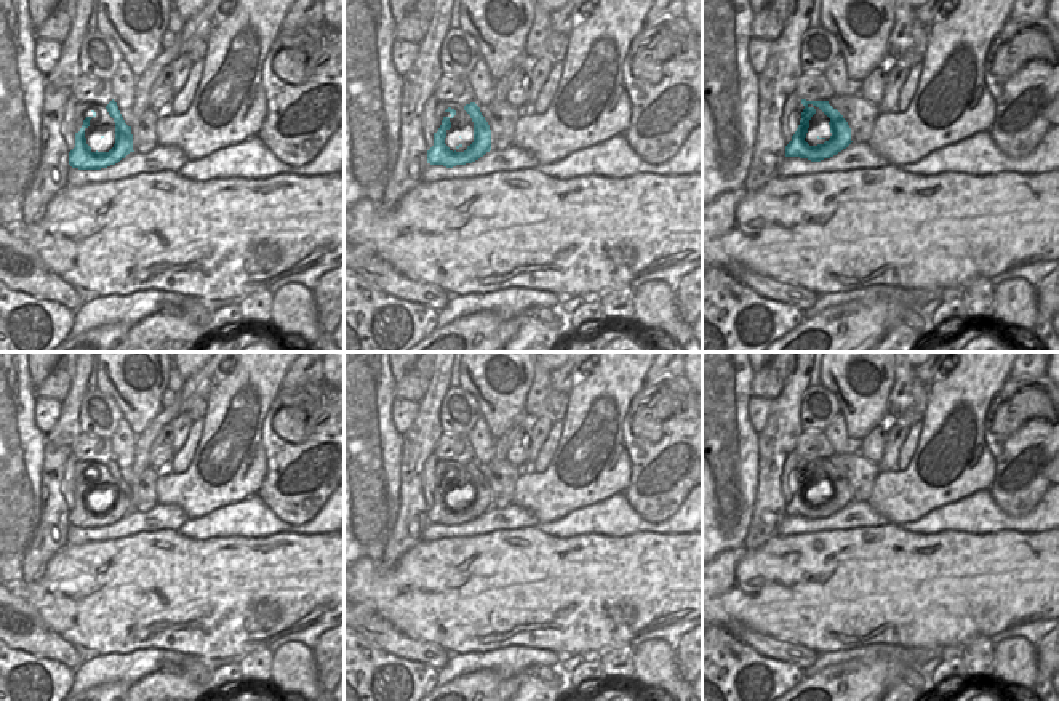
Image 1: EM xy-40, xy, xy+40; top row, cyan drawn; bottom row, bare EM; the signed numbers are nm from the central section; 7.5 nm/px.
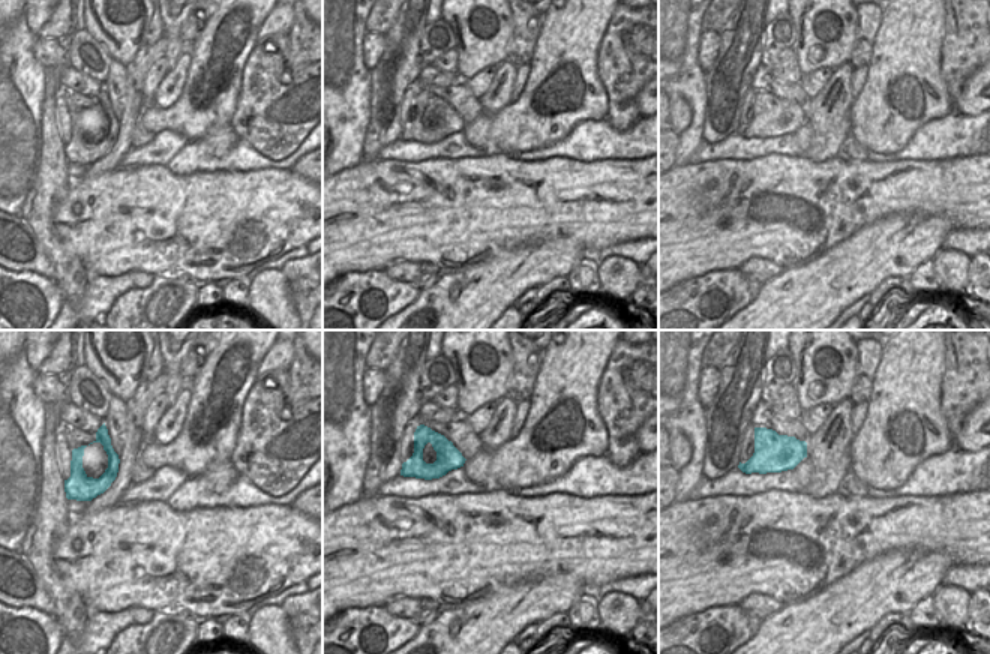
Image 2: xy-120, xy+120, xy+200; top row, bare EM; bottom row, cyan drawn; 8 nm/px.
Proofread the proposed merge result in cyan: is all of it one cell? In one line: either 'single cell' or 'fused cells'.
single cell

